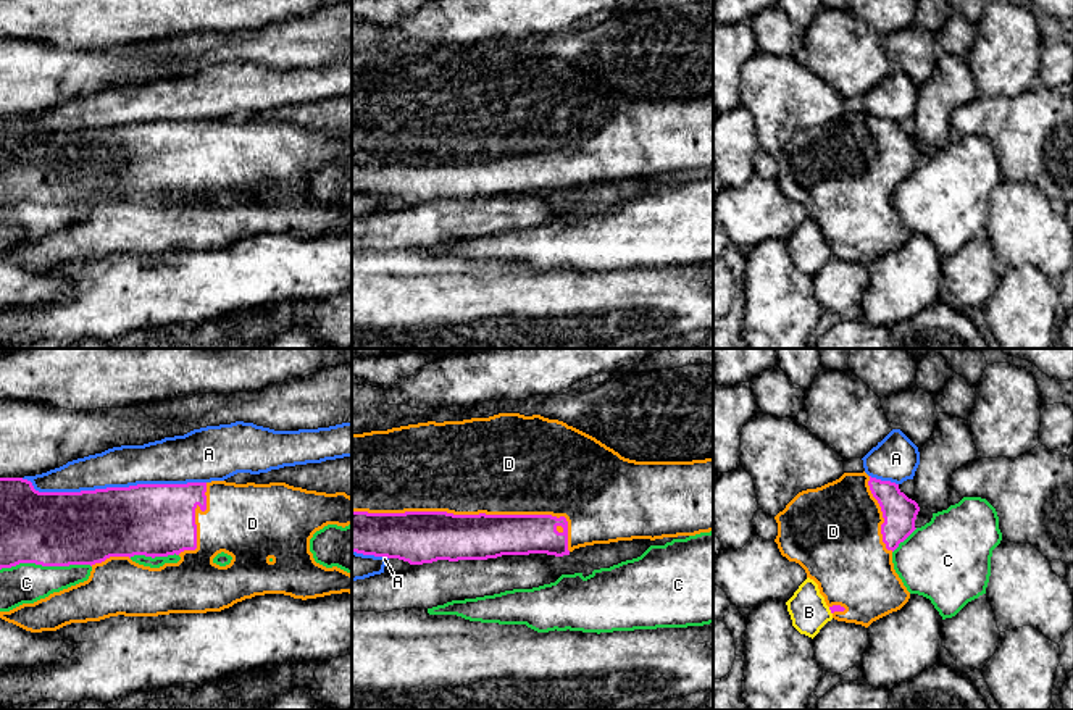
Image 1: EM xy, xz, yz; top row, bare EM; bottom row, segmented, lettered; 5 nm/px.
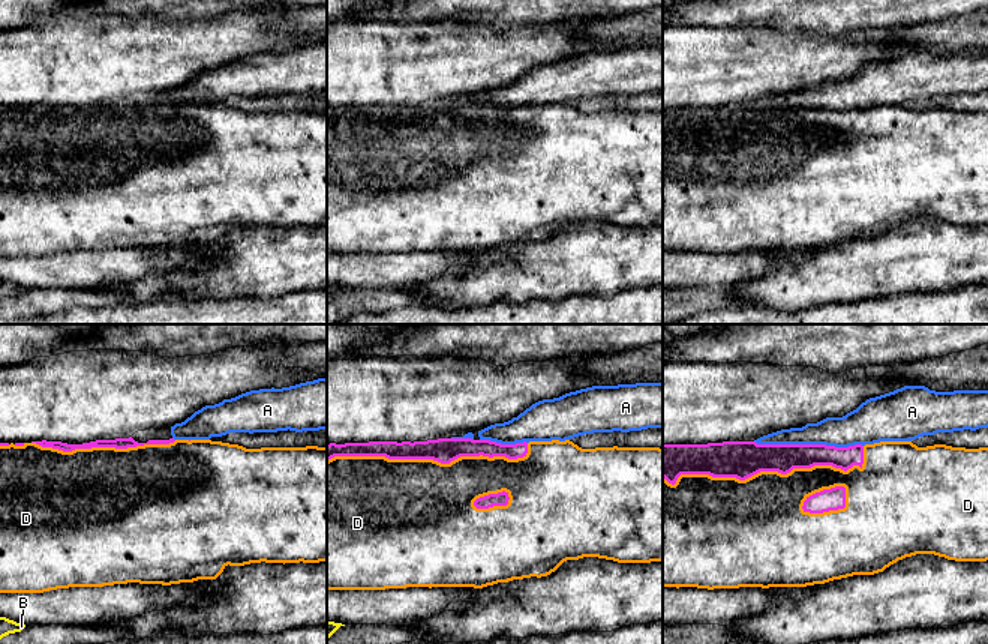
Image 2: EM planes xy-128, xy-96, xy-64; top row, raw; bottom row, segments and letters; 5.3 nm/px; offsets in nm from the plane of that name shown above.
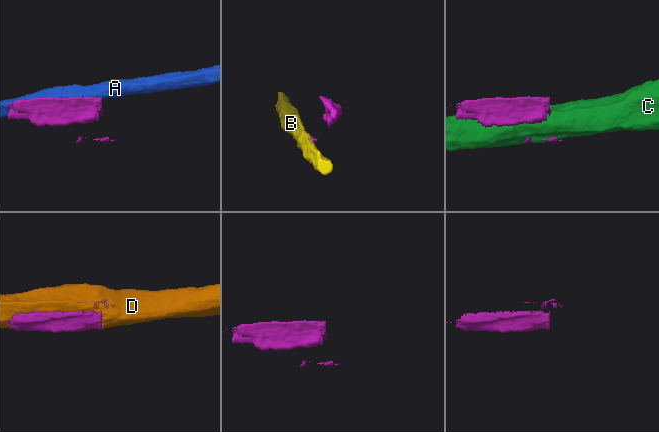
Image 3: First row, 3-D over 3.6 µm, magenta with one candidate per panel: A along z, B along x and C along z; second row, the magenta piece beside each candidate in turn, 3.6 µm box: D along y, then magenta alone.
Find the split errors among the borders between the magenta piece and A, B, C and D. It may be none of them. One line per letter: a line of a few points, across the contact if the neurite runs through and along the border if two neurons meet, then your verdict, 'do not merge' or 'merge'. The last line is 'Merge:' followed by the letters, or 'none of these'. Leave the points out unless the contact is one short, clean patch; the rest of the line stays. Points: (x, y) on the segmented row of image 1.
A: do not merge
B: do not merge
C: do not merge
D: merge
Merge: D

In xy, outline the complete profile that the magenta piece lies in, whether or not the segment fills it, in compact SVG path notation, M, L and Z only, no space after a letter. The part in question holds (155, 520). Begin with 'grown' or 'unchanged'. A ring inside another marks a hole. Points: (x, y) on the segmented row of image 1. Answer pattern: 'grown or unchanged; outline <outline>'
grown; outline M0 478L0 570L11 568L19 563L35 563L42 566L69 566L69 565L90 565L92 571L87 581L53 592L45 599L40 599L34 604L23 604L10 612L0 612L0 618L13 623L31 633L42 631L56 631L71 623L87 623L100 621L110 616L158 616L169 613L207 613L207 612L221 612L232 607L237 602L252 599L255 595L265 594L284 594L294 599L316 599L331 594L352 594L352 574L332 566L326 568L315 562L313 553L310 552L310 539L319 529L328 524L349 526L352 524L352 497L345 492L326 494L316 491L307 491L302 487L294 487L286 482L269 482L269 484L236 484L226 481L211 481L211 482L187 482L187 484L137 484L129 487L106 487L95 491L81 491L81 492L39 492L34 489L32 482L23 478ZM218 553L228 553L232 557L231 563L219 566L213 562ZM134 555L145 557L168 557L179 555L177 563L165 563L160 568L150 568L132 562Z

